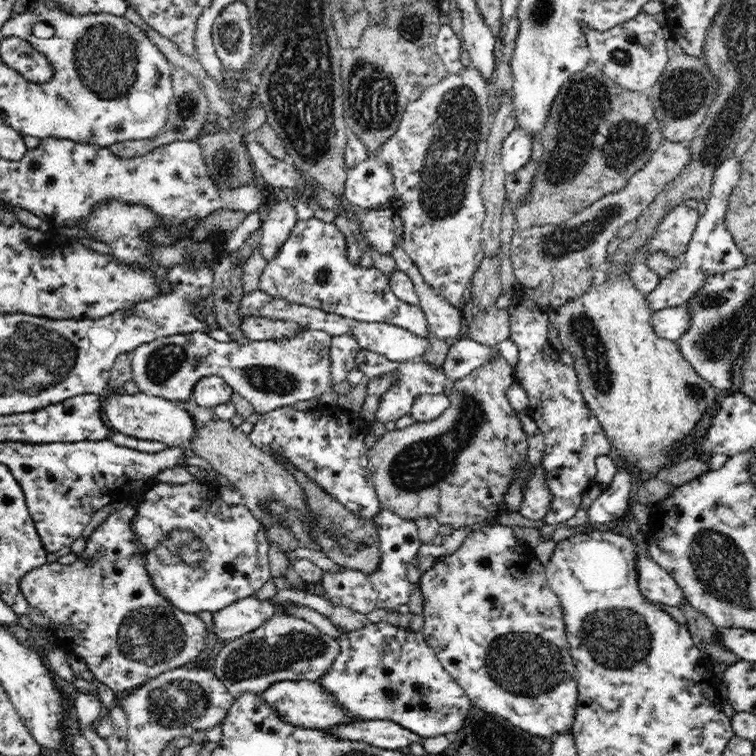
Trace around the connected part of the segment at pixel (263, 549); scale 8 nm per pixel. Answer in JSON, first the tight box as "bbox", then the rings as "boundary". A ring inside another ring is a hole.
{"bbox":[133,480,271,615],"boundary":[[[199,480],[188,482],[188,484],[165,484],[164,482],[157,482],[150,489],[146,490],[142,496],[142,500],[137,507],[137,517],[134,518],[133,530],[138,534],[138,543],[141,544],[142,556],[146,558],[146,565],[148,565],[148,571],[152,575],[152,581],[156,583],[158,591],[166,599],[169,599],[169,602],[172,602],[178,610],[193,613],[194,615],[198,615],[201,612],[211,612],[214,614],[217,611],[223,610],[226,606],[232,605],[233,602],[254,596],[254,593],[270,580],[271,570],[269,569],[268,559],[270,543],[265,533],[266,526],[262,525],[244,504],[238,506],[226,504],[224,500],[221,500],[217,487],[210,487]]]}

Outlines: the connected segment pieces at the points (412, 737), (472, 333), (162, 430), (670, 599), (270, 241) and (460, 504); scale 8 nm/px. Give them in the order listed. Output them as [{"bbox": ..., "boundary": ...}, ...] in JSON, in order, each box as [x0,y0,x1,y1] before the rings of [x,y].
[{"bbox":[328,720,424,750],"boundary":[[[358,720],[354,724],[338,725],[328,729],[338,737],[360,739],[362,742],[372,743],[374,746],[386,750],[398,750],[410,746],[412,742],[424,741],[420,734],[408,730],[404,726],[392,721],[383,720]]]},{"bbox":[464,309,510,346],"boundary":[[[486,309],[475,312],[471,316],[471,321],[465,323],[464,335],[466,338],[474,339],[476,342],[488,343],[495,346],[499,342],[510,338],[510,320],[506,310]]]},{"bbox":[101,392,196,447],"boundary":[[[142,392],[130,395],[105,394],[102,399],[101,410],[105,422],[115,432],[140,440],[158,441],[169,447],[190,446],[192,438],[196,437],[196,422],[192,415],[179,403],[170,399],[160,398],[157,395],[148,395]]]},{"bbox":[640,555,688,608],"boundary":[[[645,555],[640,563],[640,589],[654,603],[678,608],[688,603],[677,582],[659,564]]]},{"bbox":[259,198,298,262],"boundary":[[[291,198],[271,206],[266,220],[261,224],[262,239],[259,243],[260,253],[264,255],[266,262],[275,259],[296,222],[298,213]]]},{"bbox":[367,356,528,528],"boundary":[[[502,356],[488,361],[470,374],[456,379],[452,396],[449,396],[450,406],[438,418],[386,431],[376,439],[374,445],[367,449],[367,457],[382,509],[404,521],[431,518],[439,524],[452,524],[456,528],[484,523],[484,520],[509,512],[504,496],[521,473],[522,466],[518,470],[516,466],[528,458],[528,434],[524,434],[507,398],[507,390],[515,382],[513,374],[512,365]]]}]

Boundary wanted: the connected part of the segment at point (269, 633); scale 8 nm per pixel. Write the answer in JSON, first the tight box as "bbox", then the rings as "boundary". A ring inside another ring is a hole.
{"bbox":[214,615,341,697],"boundary":[[[277,615],[244,636],[227,641],[217,652],[214,674],[235,697],[243,691],[265,691],[280,681],[320,682],[341,652],[336,638],[295,617]]]}

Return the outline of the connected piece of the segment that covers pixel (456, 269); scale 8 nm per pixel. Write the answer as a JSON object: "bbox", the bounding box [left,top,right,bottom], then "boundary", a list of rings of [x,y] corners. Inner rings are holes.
{"bbox":[370,68,490,308],"boundary":[[[462,68],[462,72],[458,74],[446,73],[446,78],[442,78],[438,84],[429,86],[414,102],[406,105],[402,120],[400,121],[398,131],[378,152],[370,155],[378,155],[382,157],[393,173],[393,181],[395,192],[390,200],[391,207],[394,211],[401,216],[403,220],[404,229],[404,244],[403,249],[408,253],[411,261],[417,266],[420,275],[424,277],[426,284],[430,287],[435,288],[435,291],[444,299],[447,300],[452,306],[463,308],[464,302],[467,299],[468,288],[471,284],[472,278],[478,268],[478,265],[483,261],[484,249],[482,249],[482,222],[486,218],[486,207],[481,195],[481,188],[483,182],[482,162],[486,158],[486,151],[488,149],[487,139],[489,136],[490,129],[490,93],[488,93],[489,82],[485,82],[482,74],[474,69]]]}

